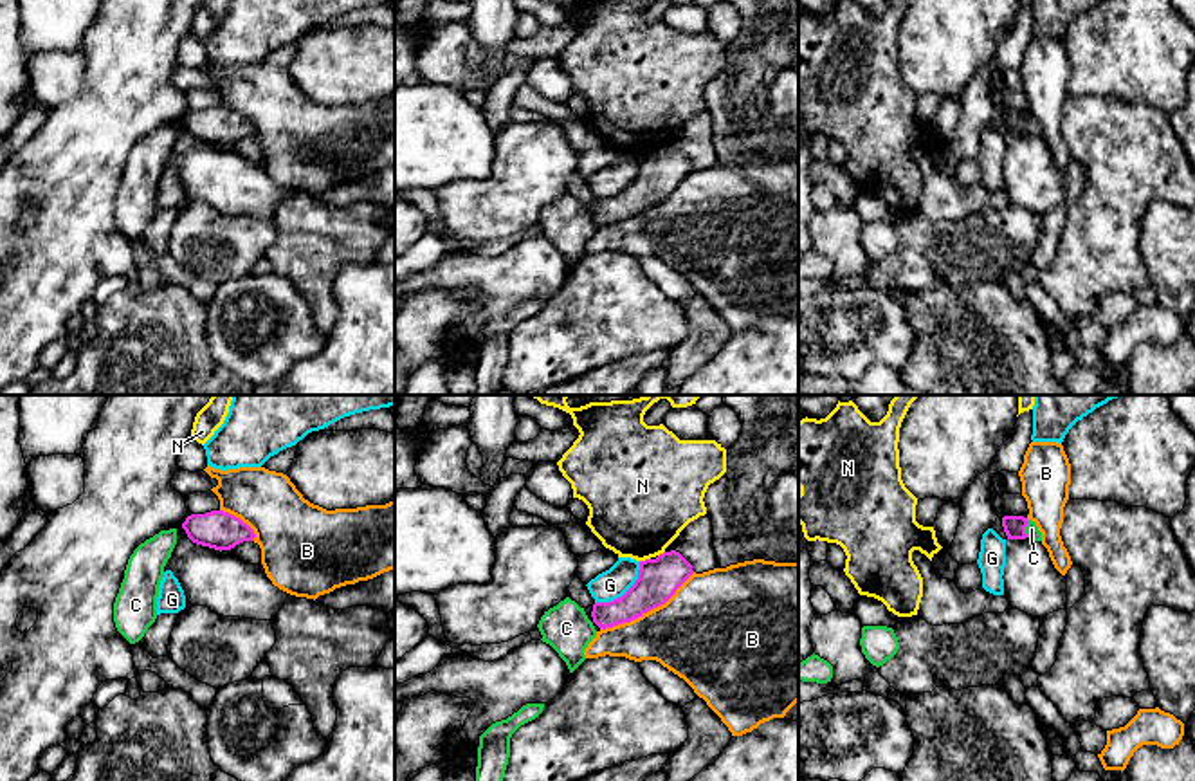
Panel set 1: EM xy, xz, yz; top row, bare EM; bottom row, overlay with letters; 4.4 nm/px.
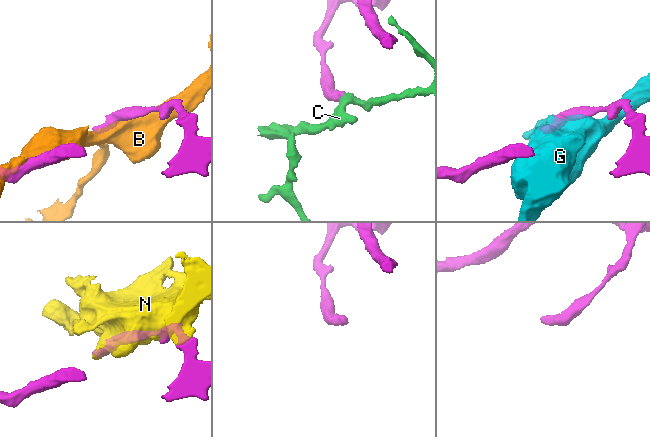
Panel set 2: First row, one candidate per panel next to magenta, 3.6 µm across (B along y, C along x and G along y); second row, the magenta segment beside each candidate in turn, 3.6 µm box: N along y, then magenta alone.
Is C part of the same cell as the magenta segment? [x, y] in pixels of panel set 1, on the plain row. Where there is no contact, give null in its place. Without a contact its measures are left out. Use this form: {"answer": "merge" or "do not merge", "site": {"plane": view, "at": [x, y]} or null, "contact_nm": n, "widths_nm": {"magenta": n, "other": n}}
{"answer": "do not merge", "site": {"plane": "yz", "at": [1024, 125]}, "contact_nm": 80, "widths_nm": {"magenta": 100, "other": 60}}

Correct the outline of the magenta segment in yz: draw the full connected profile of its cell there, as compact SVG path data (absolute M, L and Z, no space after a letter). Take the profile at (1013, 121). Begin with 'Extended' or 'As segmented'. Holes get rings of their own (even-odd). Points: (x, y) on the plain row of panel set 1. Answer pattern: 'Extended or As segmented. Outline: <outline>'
As segmented. Outline: M1004 112L1002 114L1002 123L1008 132L1008 135L1026 135L1026 123L1027 123L1027 114L1024 112Z

